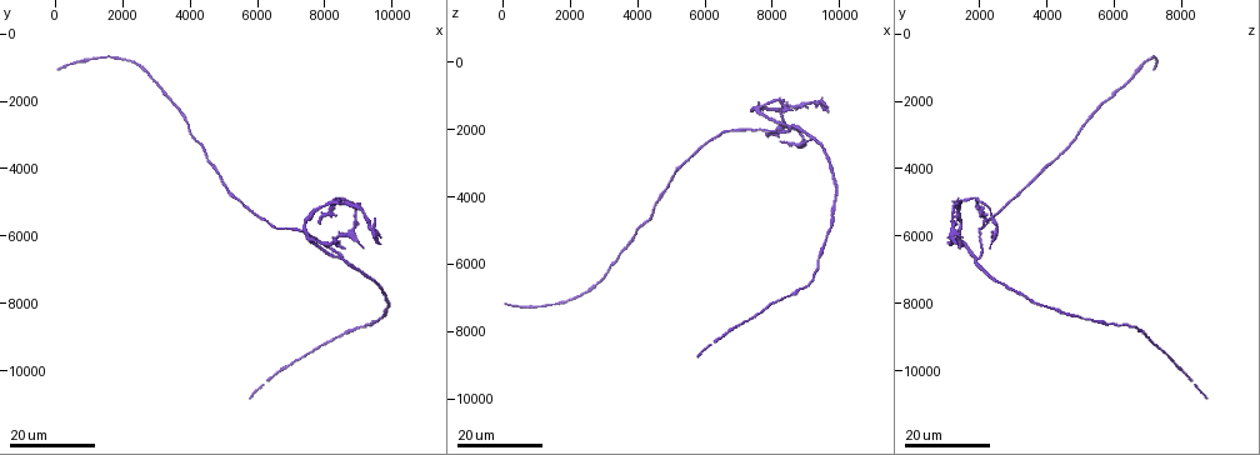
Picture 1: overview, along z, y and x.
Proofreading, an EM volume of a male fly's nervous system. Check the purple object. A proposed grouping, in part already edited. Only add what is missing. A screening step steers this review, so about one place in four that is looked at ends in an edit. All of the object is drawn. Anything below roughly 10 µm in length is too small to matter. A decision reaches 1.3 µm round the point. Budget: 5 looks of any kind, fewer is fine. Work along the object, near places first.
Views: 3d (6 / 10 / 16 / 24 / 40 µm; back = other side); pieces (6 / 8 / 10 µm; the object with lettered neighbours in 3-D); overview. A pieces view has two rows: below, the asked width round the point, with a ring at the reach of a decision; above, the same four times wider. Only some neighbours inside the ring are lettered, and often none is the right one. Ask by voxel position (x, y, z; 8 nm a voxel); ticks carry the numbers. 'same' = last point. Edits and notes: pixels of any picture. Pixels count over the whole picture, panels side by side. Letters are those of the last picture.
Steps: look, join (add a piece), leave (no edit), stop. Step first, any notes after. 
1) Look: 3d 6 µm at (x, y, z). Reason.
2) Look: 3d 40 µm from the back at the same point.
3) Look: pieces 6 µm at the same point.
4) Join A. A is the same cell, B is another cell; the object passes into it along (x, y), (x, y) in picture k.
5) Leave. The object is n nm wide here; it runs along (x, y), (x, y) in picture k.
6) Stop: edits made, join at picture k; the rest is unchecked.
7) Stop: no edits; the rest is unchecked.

Look: 3d 24 µm at (8600, 6400, 1500). Branch stops here.

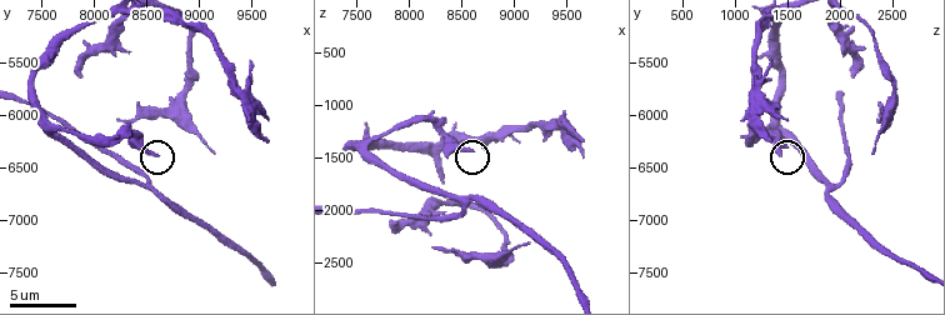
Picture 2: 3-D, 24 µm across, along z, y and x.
Look: pieces 8 µm at (8580, 6380, 1440). What lies round it.

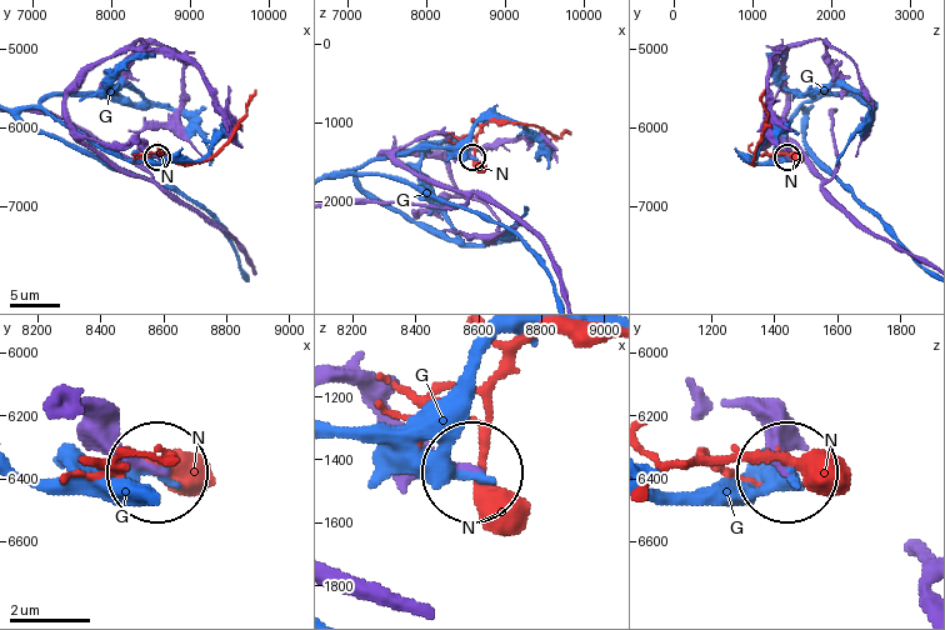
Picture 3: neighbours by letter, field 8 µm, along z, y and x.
Leave. G and N are other cells; it runs along (745, 411), (781, 468) in picture 3; none of them fits.

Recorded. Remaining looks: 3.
Look: 3d 24 µm at (5800, 10900, 8700). Branch stops here.

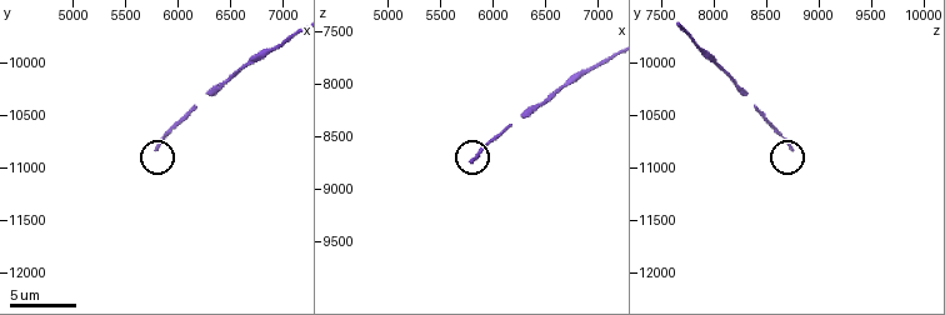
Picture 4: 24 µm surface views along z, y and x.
Look: pieces 10 µm at (5800, 10840, 8740). What lies round it.

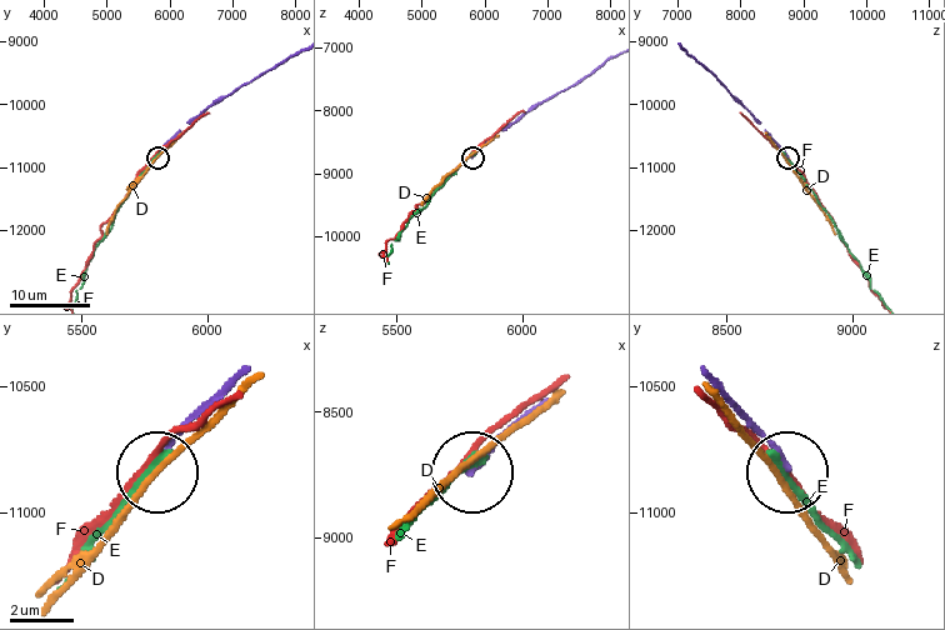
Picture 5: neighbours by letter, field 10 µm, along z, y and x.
Leave. D, E and F are other cells; it runs along (594, 69), (530, 108), (473, 155) in picture 5; no lettered piece goes on from it.

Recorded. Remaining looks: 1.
Stop: no edits; the rest is unchecked.

